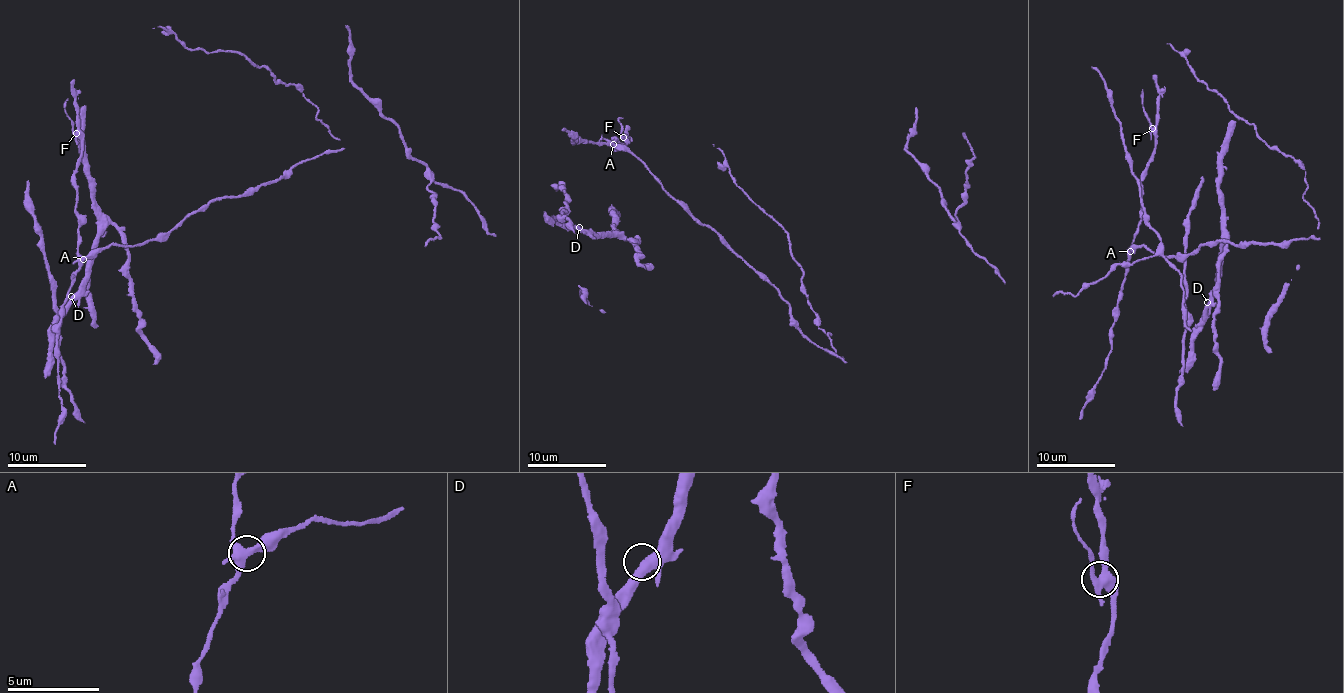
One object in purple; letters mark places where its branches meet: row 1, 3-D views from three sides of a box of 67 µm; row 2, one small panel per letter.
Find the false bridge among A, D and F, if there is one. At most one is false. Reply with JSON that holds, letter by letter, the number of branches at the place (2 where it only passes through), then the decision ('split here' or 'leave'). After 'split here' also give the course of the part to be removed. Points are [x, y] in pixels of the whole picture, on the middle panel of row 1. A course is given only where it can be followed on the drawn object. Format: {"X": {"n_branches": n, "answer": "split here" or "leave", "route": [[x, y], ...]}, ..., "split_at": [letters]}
{"A": {"n_branches": 4, "answer": "split here", "route": [[613, 143], [773, 287], [789, 306], [791, 325], [841, 359], [820, 328], [789, 237], [751, 202], [712, 144]]}, "D": {"n_branches": 3, "answer": "leave"}, "F": {"n_branches": 4, "answer": "leave"}, "split_at": ["A"]}

